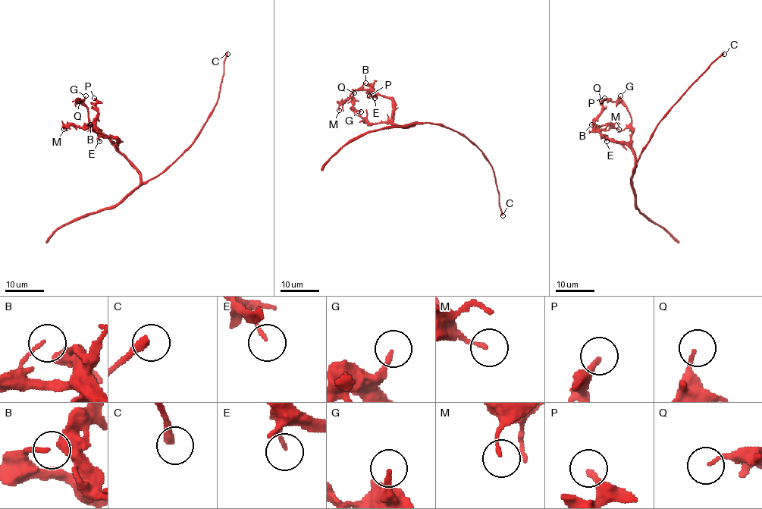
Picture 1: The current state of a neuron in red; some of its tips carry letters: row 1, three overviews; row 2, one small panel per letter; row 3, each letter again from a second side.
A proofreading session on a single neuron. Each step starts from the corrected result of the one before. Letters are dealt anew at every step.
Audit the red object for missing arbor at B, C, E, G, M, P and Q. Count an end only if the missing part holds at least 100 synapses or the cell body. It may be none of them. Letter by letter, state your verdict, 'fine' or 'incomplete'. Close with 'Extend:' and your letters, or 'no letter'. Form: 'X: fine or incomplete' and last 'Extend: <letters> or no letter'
B: fine
C: incomplete
E: fine
G: fine
M: fine
P: fine
Q: fine
Extend: C

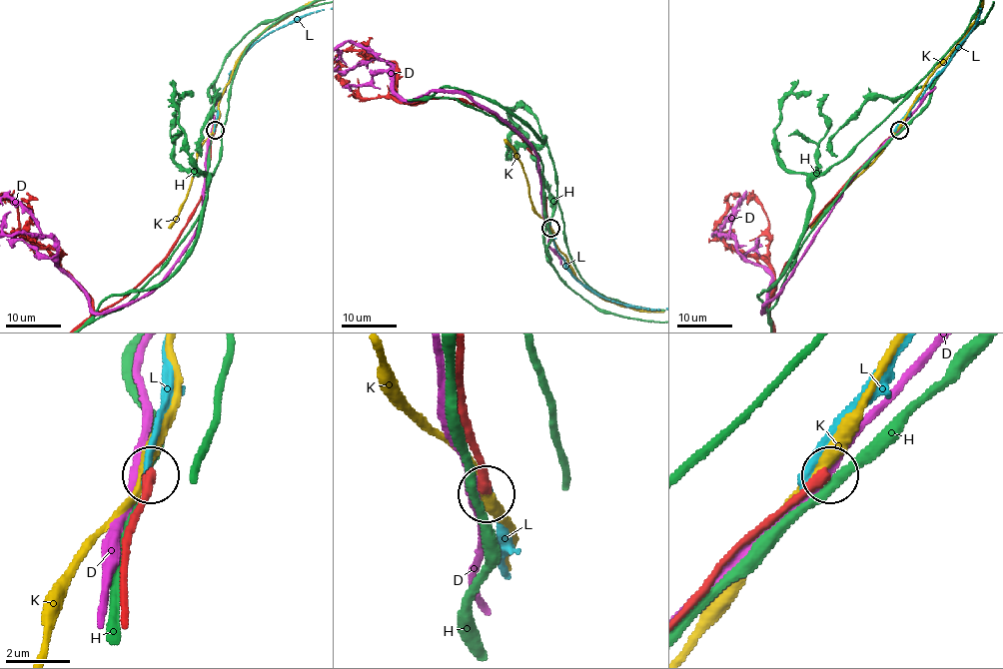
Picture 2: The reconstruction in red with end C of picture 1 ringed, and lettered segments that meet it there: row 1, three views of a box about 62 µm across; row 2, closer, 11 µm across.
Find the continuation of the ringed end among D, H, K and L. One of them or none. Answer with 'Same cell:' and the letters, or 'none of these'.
Same cell: none of these

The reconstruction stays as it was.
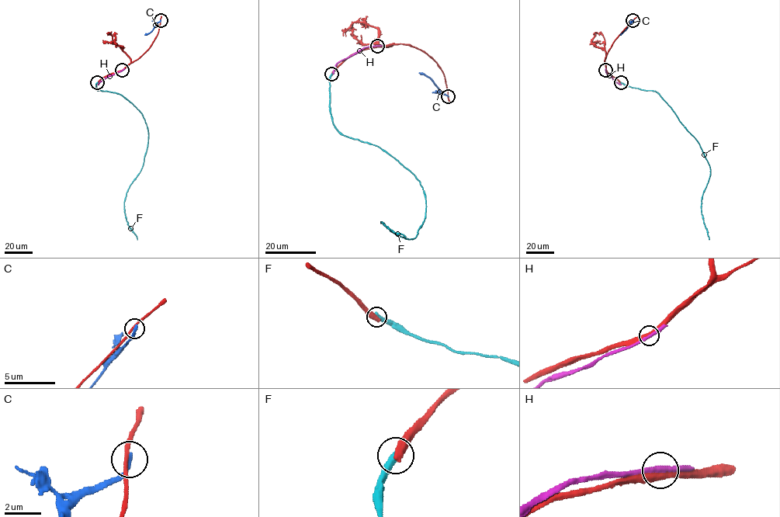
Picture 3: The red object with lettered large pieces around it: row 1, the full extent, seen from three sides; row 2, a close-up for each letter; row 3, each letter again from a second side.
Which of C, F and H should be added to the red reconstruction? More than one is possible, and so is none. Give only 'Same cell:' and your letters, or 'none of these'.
Same cell: none of these

